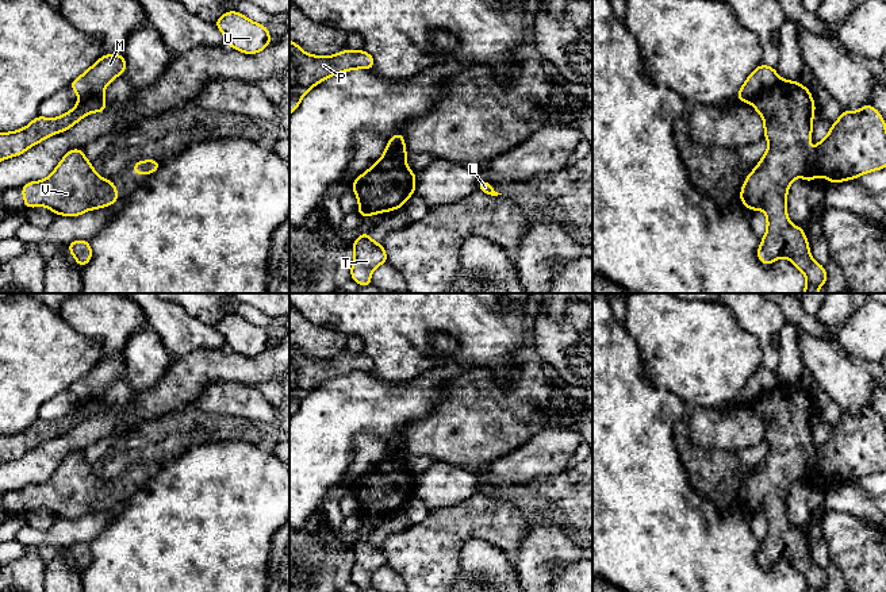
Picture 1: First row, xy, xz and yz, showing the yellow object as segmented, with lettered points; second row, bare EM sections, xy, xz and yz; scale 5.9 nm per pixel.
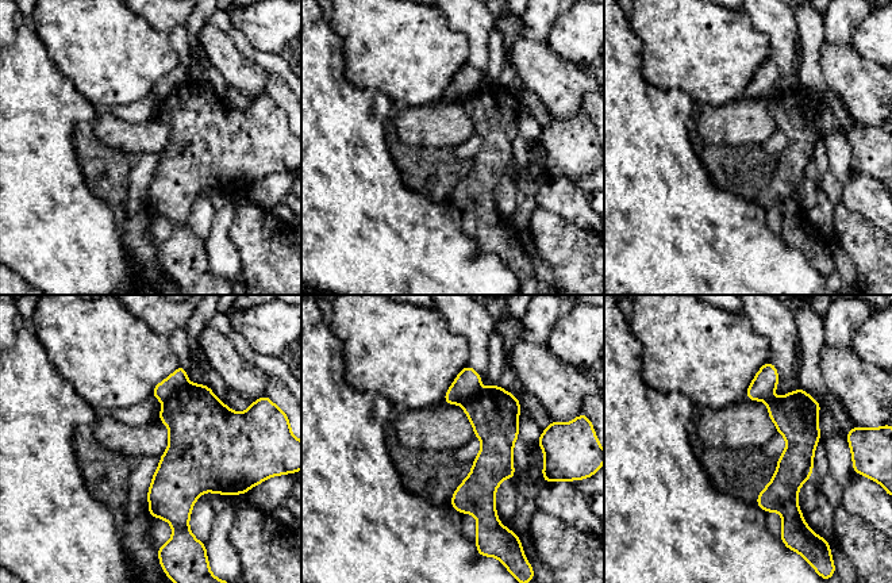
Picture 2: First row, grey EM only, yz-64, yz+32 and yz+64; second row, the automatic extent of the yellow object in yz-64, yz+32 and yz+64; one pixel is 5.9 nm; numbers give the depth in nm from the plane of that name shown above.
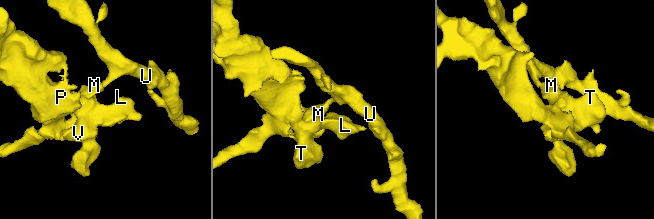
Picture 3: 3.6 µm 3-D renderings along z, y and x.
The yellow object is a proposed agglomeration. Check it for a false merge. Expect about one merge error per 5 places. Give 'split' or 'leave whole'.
split

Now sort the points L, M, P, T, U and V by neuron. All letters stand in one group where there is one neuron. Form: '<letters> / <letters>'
L P T V / M U

